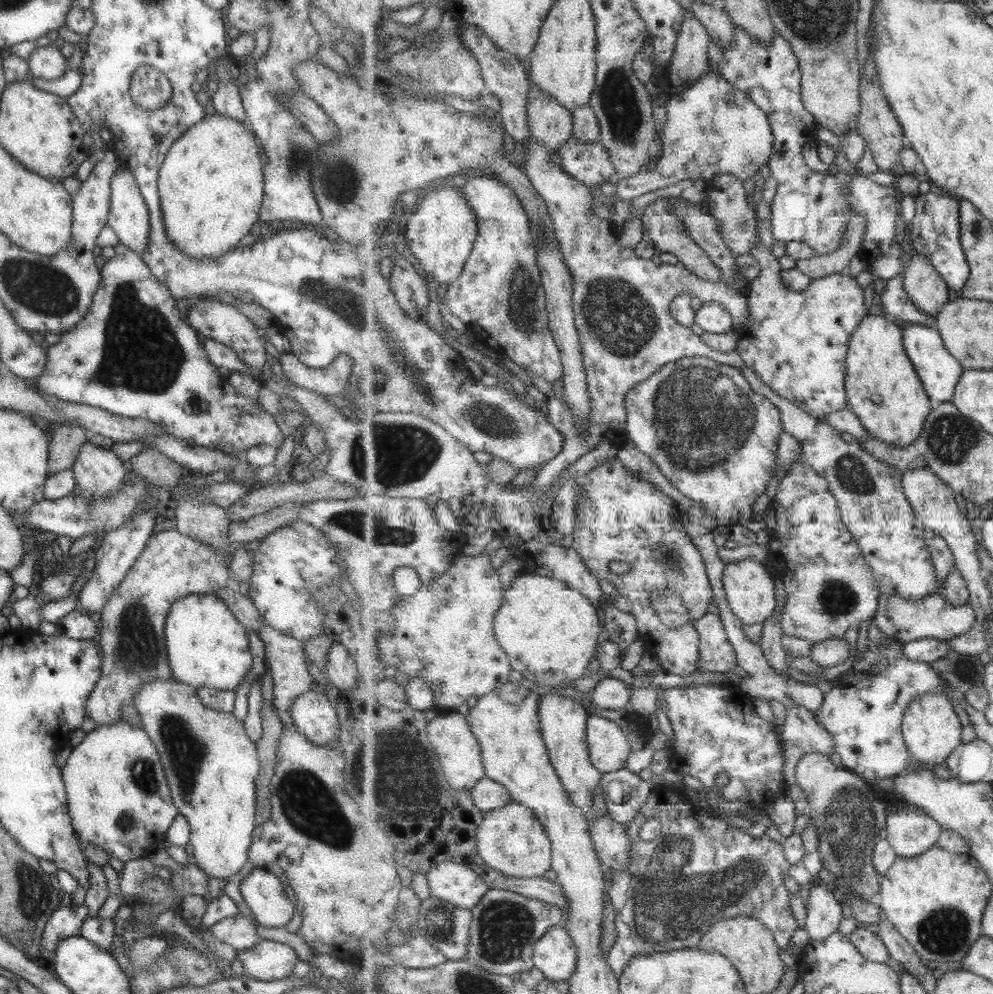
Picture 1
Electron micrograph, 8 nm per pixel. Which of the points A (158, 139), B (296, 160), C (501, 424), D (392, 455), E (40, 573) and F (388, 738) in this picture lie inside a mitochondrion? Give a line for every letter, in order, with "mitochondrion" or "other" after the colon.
A: other
B: mitochondrion
C: mitochondrion
D: mitochondrion
E: other
F: mitochondrion

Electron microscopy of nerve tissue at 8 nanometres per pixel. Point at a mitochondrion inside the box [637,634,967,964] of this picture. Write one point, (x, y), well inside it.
(849, 818)

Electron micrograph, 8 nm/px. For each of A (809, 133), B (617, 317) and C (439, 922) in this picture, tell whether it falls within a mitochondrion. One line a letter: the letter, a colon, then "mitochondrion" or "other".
A: other
B: mitochondrion
C: mitochondrion

